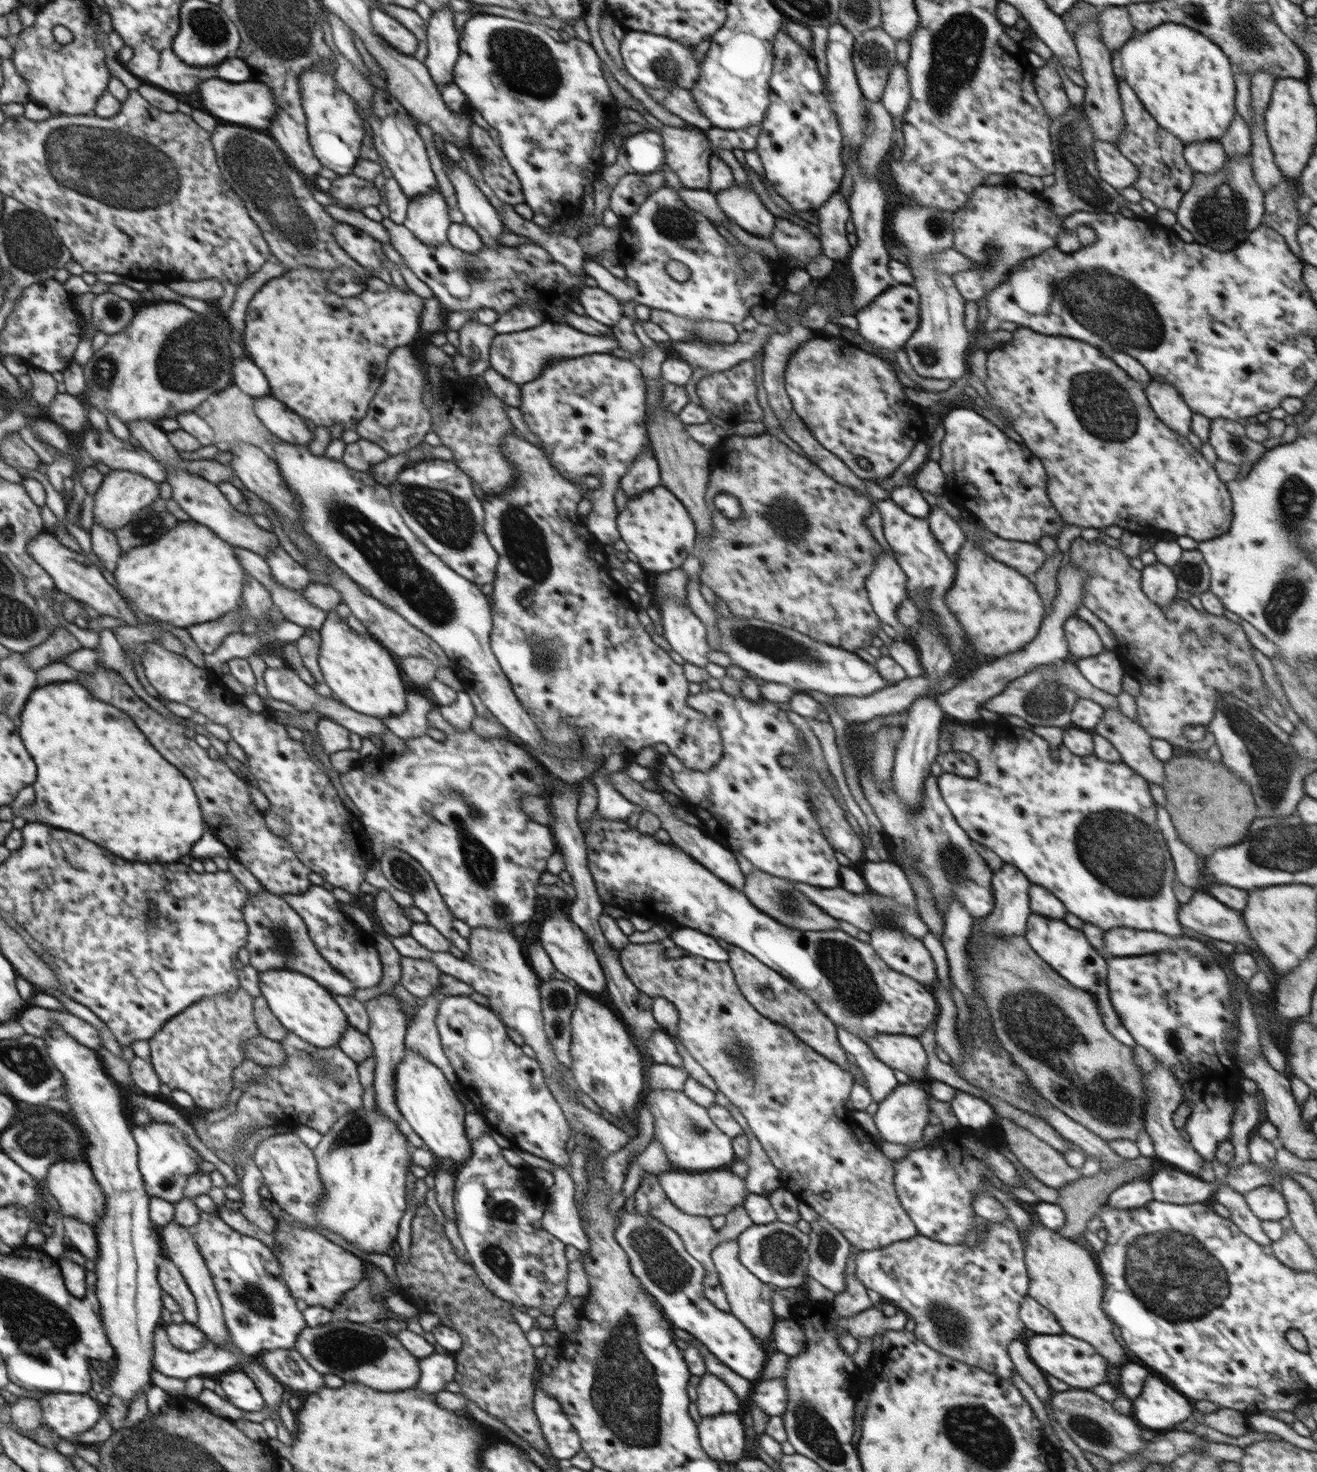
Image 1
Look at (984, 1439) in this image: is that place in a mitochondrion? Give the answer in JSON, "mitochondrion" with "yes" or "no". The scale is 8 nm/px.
{"mitochondrion":"yes"}

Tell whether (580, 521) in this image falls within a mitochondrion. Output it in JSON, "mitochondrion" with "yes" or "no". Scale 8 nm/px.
{"mitochondrion":"no"}

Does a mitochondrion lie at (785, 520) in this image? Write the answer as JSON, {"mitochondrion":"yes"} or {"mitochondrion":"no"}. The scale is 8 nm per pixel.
{"mitochondrion":"yes"}

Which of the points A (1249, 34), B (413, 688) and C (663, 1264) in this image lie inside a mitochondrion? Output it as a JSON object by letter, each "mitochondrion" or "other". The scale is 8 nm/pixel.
{"A":"mitochondrion","B":"other","C":"mitochondrion"}

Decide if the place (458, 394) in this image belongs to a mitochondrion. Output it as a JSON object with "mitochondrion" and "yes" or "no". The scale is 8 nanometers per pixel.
{"mitochondrion":"no"}

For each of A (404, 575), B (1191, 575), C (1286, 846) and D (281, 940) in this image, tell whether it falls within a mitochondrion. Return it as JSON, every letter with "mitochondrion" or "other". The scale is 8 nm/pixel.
{"A":"mitochondrion","B":"mitochondrion","C":"mitochondrion","D":"mitochondrion"}

